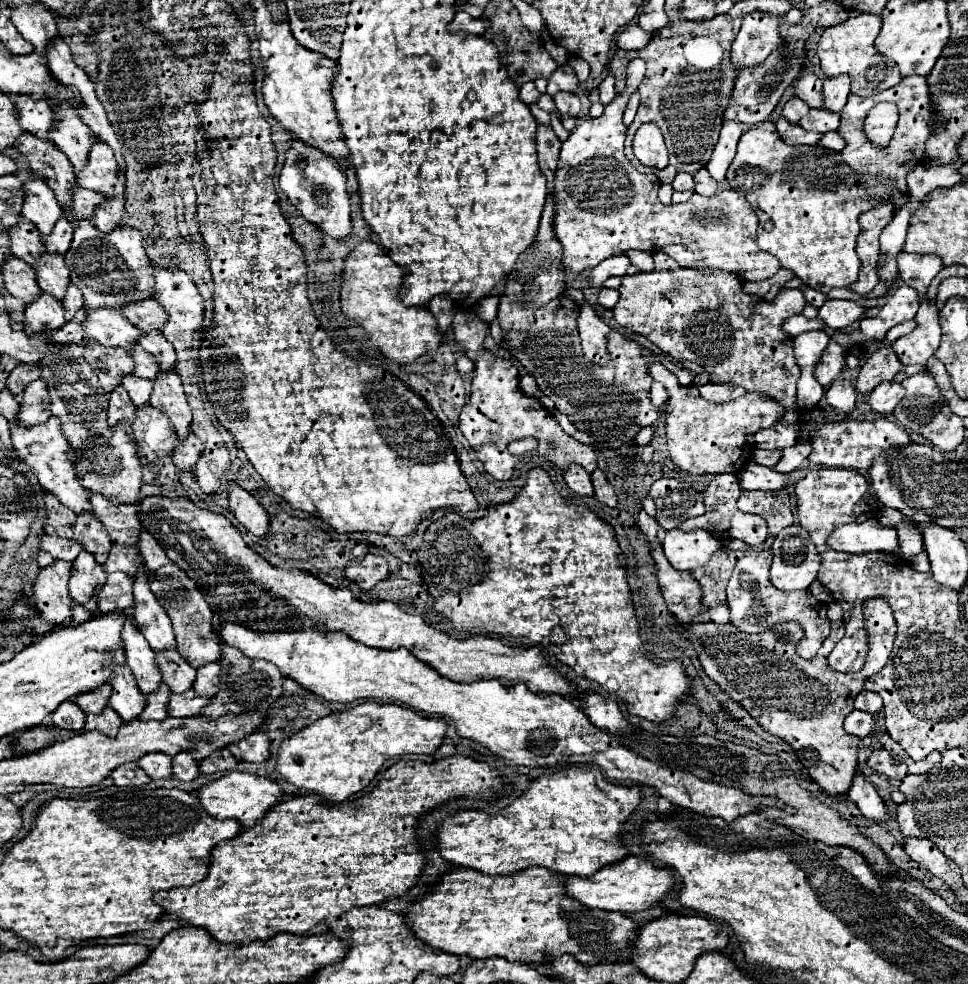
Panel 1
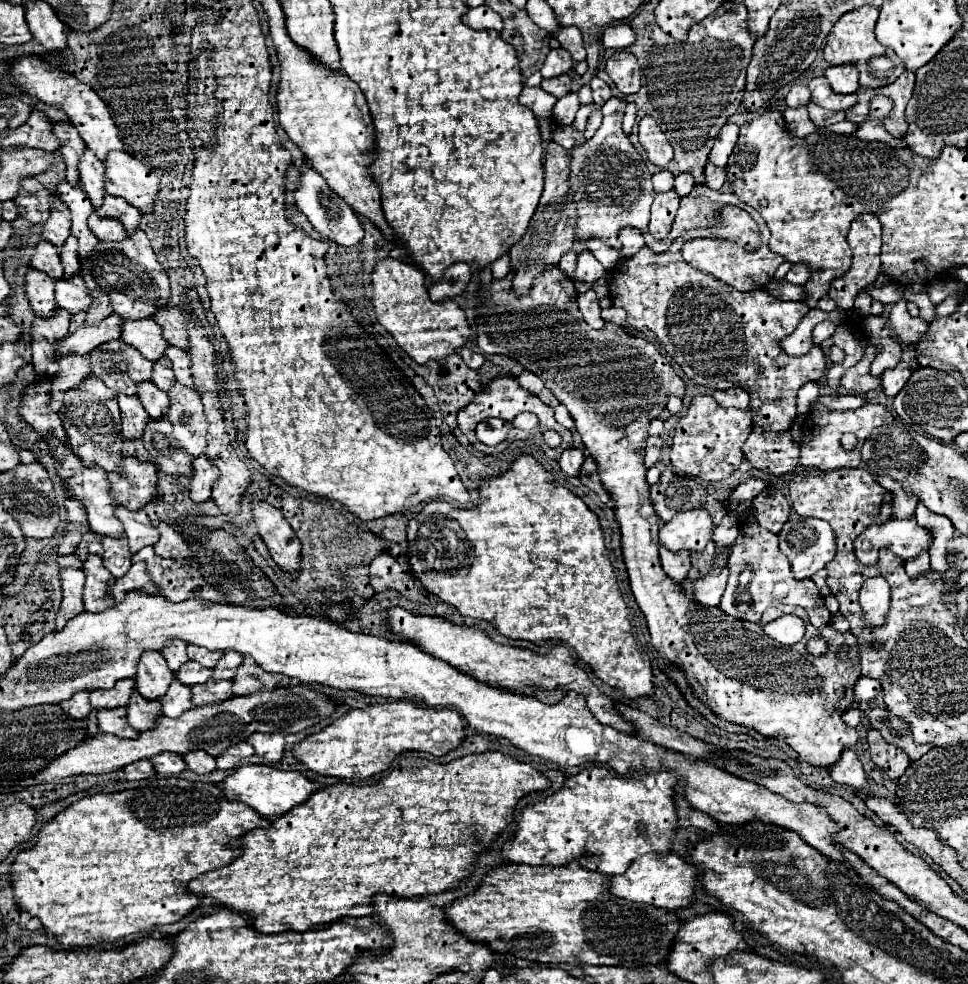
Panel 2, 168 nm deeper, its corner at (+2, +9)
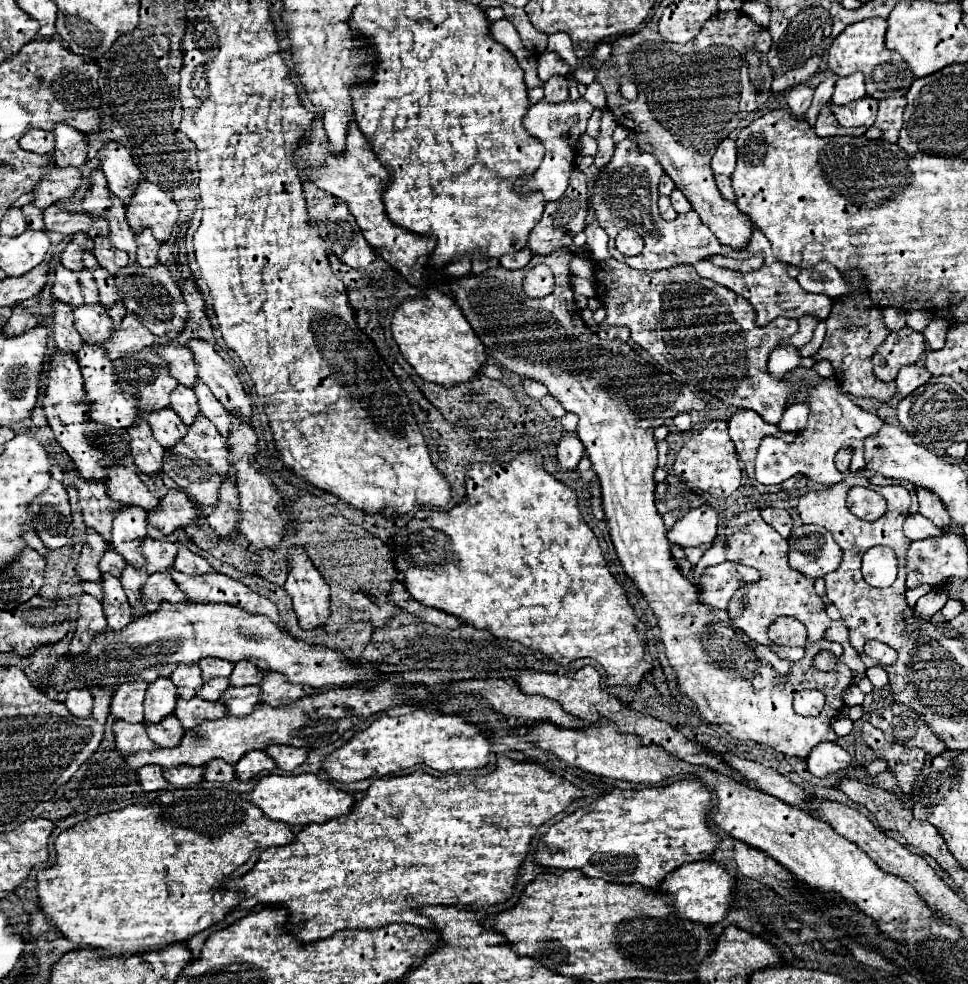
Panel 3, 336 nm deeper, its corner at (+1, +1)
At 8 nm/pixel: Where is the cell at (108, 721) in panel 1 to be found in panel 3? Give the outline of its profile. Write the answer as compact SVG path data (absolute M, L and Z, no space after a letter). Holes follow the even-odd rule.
M117 720L113 722L113 734L119 752L151 752L157 748L145 734L143 724L129 724L125 720Z

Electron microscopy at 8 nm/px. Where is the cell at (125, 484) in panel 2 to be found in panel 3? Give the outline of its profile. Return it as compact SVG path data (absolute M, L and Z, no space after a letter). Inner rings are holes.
M179 488L167 490L167 494L159 500L159 506L147 510L147 522L159 528L163 534L191 524L197 516L195 504Z

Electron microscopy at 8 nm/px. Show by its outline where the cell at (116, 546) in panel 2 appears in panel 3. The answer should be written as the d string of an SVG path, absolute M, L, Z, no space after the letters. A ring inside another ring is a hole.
M127 564L121 570L119 580L127 592L129 604L135 608L135 614L147 614L147 610L139 604L139 588L141 588L143 580L147 580L147 572L143 572L143 568L133 568L131 564Z

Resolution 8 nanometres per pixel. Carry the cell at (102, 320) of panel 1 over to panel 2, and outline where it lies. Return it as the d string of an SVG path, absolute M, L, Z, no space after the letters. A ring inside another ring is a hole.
M152 318L124 320L120 340L134 346L136 350L140 350L152 362L166 356L168 342L162 336L162 328Z

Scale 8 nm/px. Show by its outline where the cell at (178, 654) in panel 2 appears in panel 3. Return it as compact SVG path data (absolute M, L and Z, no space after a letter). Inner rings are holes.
M179 664L175 668L175 672L171 674L171 680L177 686L177 694L185 700L197 696L199 684L203 684L203 678L201 678L197 664Z

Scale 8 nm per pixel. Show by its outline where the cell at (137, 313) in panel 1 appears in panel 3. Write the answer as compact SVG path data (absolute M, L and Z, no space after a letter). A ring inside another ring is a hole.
M191 338L187 348L193 352L199 378L211 388L217 400L233 412L239 412L251 424L251 402L235 374L235 370L219 356L219 352L201 338Z

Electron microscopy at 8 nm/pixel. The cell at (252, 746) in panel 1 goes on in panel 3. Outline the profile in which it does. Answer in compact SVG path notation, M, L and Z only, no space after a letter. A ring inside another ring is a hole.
M273 744L265 752L267 752L267 756L271 756L275 760L277 768L285 770L285 772L295 770L307 758L307 750L305 748L291 748L291 746L275 746Z

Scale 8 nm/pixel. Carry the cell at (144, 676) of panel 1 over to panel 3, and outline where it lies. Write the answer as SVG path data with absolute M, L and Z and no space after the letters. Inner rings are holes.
M159 678L149 684L145 694L145 720L159 722L175 710L175 684L169 678Z

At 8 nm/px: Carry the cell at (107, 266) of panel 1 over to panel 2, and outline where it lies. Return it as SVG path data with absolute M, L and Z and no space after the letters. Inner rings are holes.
M138 230L134 236L124 238L124 242L100 242L90 262L94 264L92 276L96 284L110 296L116 314L126 318L152 318L160 308L168 306L168 274L156 260L150 240L142 230Z

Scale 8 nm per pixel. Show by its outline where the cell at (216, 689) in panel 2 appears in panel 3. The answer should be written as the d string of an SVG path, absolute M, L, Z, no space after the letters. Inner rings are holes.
M241 686L241 688L227 688L219 702L225 706L227 716L247 716L251 708L259 702L259 686Z

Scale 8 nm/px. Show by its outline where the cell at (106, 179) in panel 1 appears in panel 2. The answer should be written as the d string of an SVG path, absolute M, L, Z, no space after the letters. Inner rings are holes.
M110 152L106 160L106 192L120 196L142 214L152 212L158 200L160 178L126 152Z

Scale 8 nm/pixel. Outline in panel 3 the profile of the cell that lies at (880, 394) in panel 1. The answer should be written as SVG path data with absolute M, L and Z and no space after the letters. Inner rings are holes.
M903 366L895 378L897 384L897 394L899 396L907 396L911 394L915 388L919 388L921 384L925 384L931 378L931 374L923 368L923 366Z

